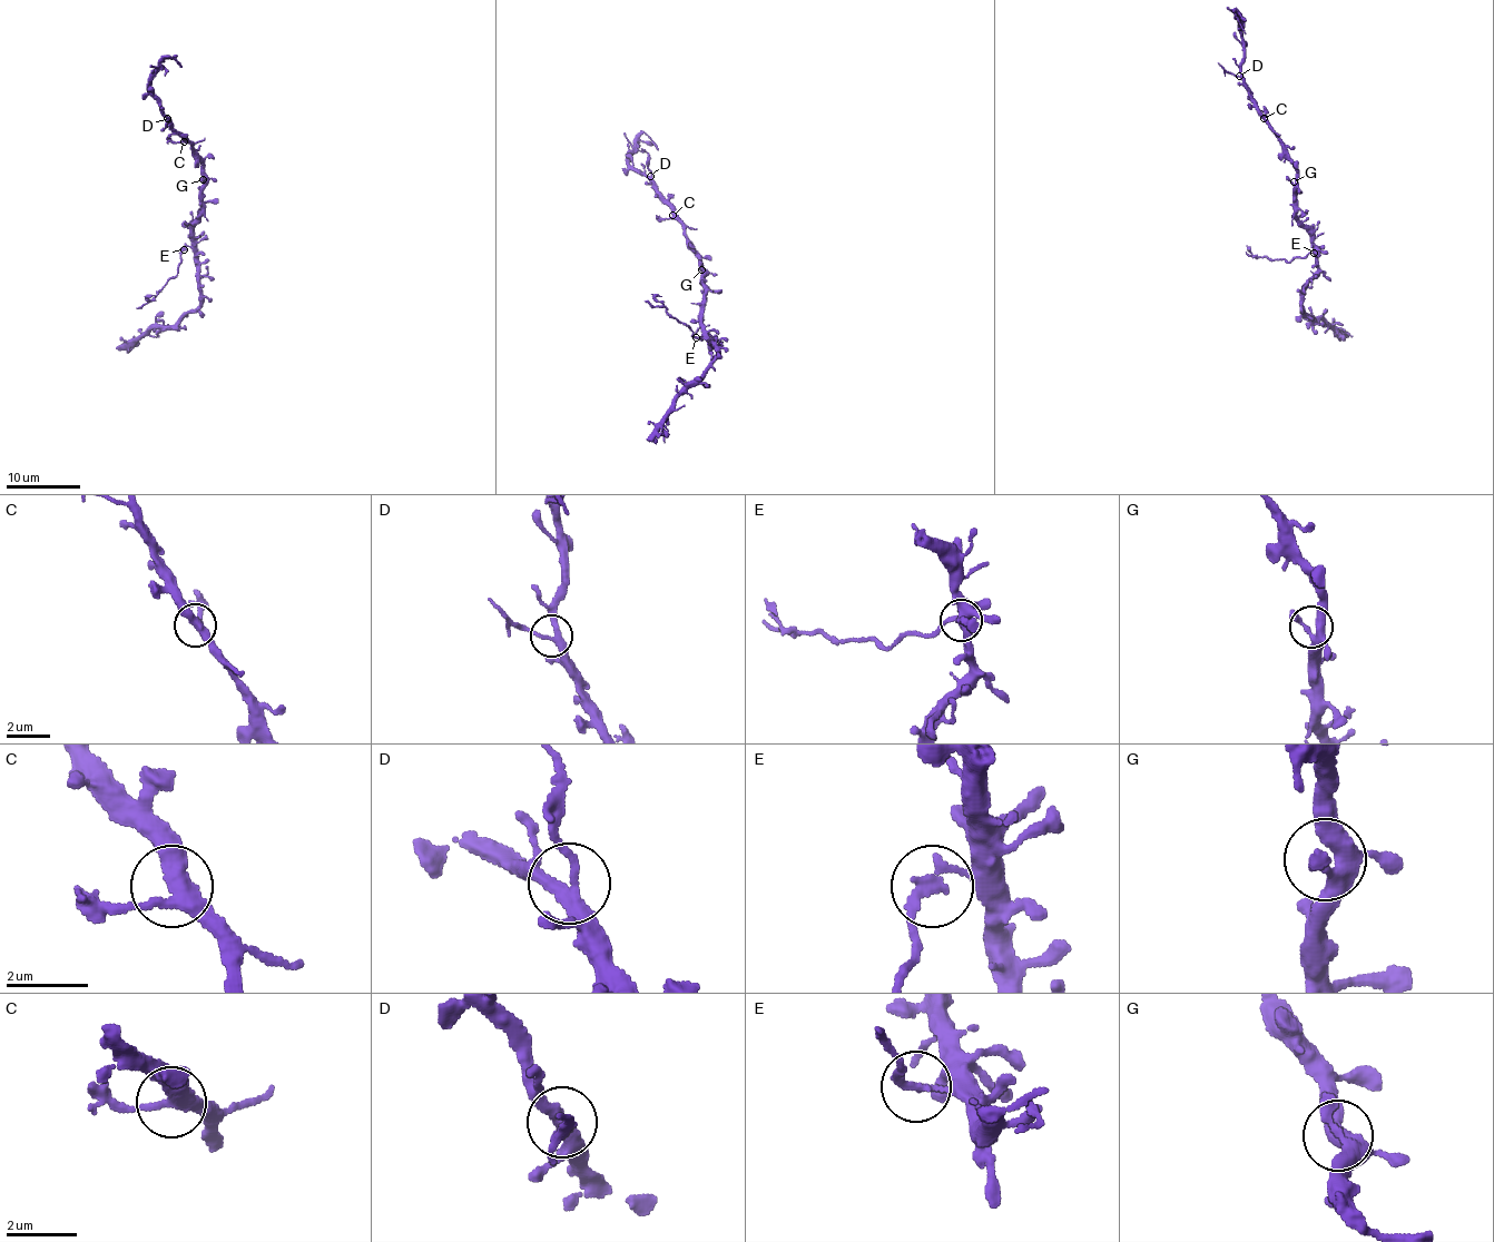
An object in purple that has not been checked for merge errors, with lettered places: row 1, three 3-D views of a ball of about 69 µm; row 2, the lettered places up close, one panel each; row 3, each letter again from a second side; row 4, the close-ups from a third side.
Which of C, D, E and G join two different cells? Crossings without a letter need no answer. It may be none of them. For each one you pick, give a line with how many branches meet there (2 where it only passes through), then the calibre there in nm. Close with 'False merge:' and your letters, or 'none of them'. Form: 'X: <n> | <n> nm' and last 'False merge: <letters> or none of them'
E: 2 | 220 nm
False merge: E

